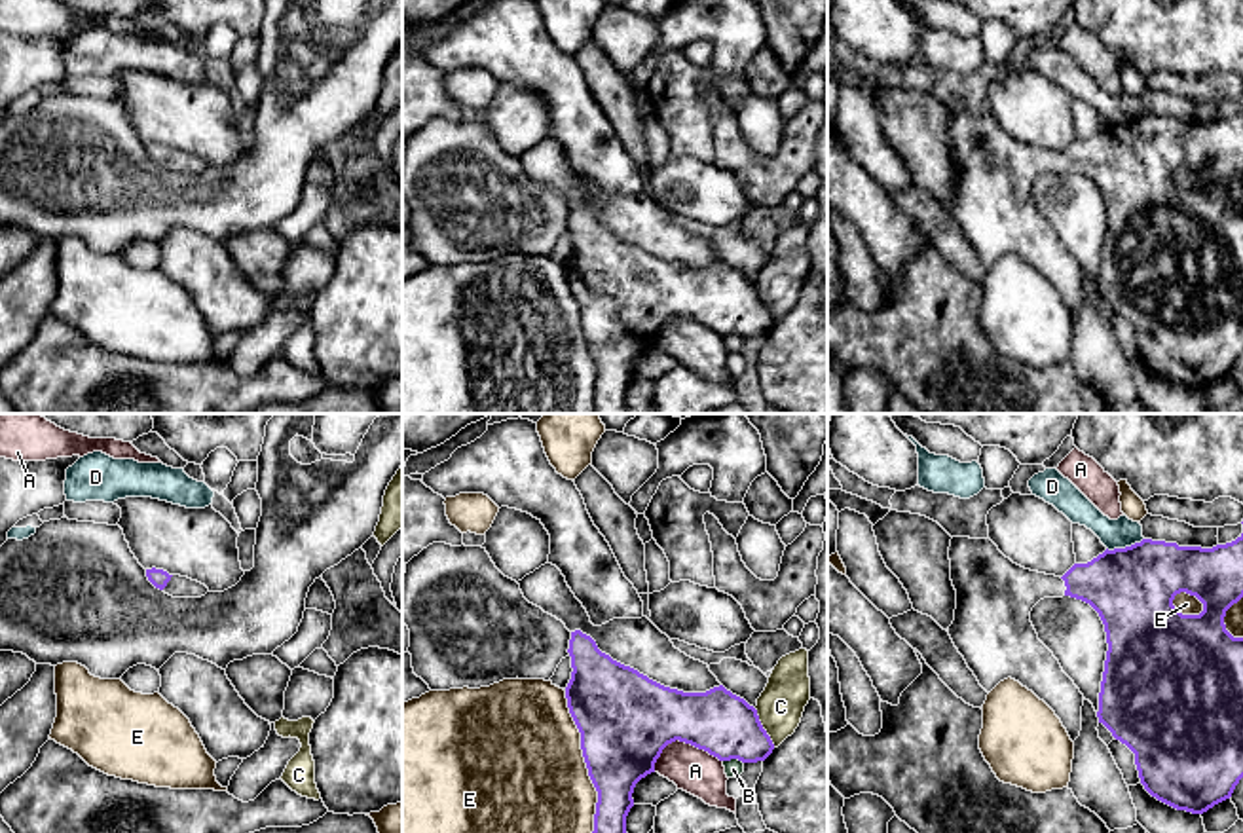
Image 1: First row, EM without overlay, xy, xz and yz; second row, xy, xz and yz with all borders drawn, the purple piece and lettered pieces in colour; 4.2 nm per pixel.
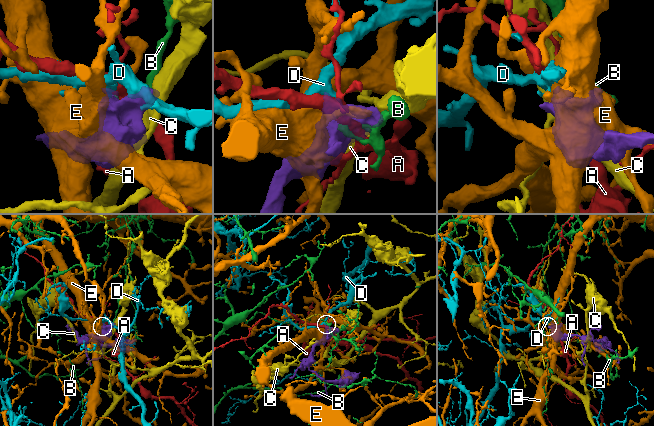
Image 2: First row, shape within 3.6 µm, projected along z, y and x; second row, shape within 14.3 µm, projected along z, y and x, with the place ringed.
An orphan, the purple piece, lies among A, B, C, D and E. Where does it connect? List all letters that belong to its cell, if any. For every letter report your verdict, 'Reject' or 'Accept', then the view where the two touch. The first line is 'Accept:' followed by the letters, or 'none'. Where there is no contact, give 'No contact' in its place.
Accept: none
A: Reject. Touches purple in xz
B: Reject. Touches purple in xz
C: Reject. Touches purple in xz
D: Reject. Touches purple in yz
E: Reject. Touches purple in xz

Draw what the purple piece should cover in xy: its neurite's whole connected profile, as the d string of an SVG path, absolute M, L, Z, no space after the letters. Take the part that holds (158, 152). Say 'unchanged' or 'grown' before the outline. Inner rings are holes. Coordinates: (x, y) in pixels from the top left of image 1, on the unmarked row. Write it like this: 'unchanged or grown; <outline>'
grown; M146 144L148 156L173 173L201 173L209 163L197 156L180 150L169 150L163 144Z

